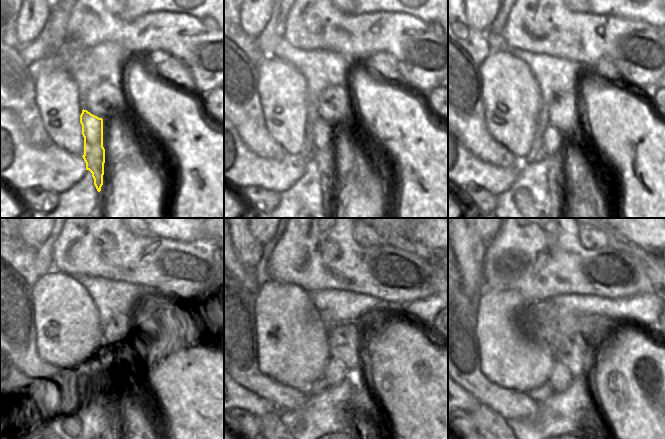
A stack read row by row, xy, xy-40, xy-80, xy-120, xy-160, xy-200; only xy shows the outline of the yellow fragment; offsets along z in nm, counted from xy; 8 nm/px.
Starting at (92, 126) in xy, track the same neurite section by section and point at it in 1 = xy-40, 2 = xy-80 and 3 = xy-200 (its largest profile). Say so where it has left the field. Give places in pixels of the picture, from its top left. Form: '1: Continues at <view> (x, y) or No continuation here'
1: Continues at xy-40 (322, 131)
2: Continues at xy-80 (551, 139)
3: Continues at xy-200 (560, 380).

